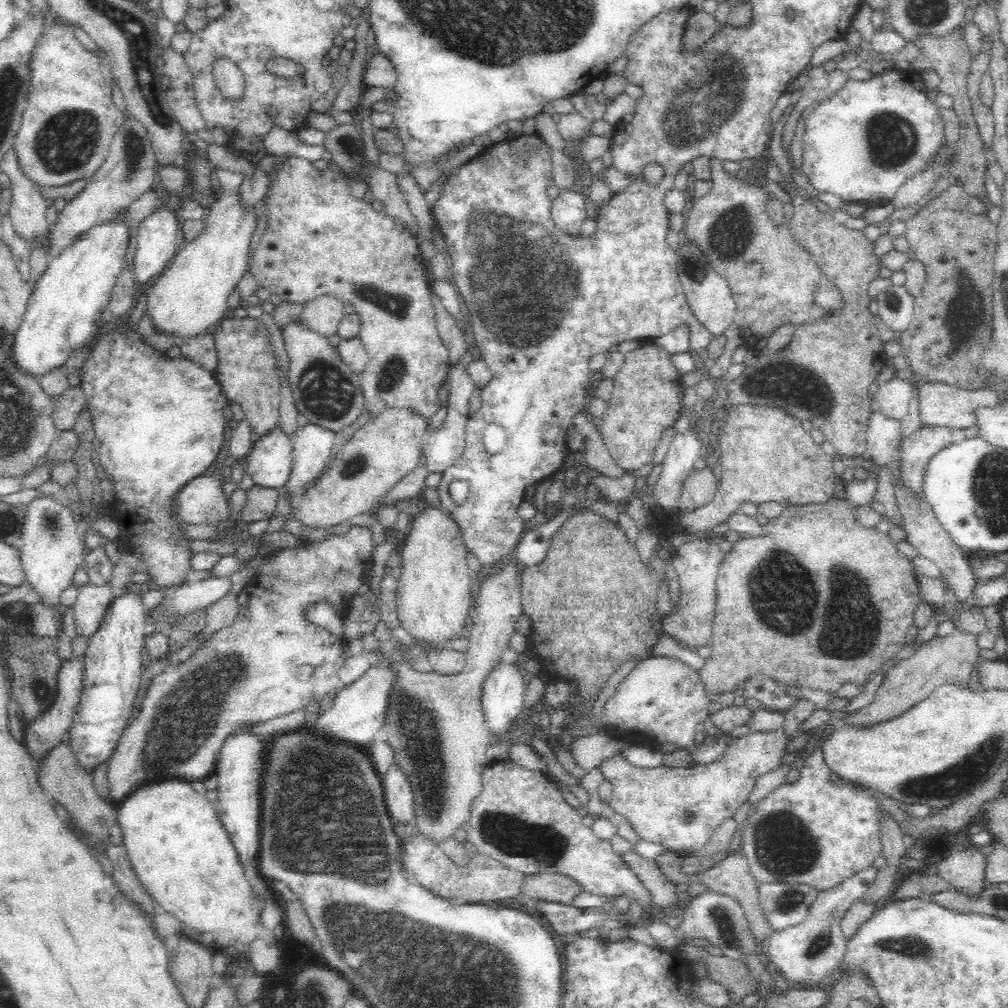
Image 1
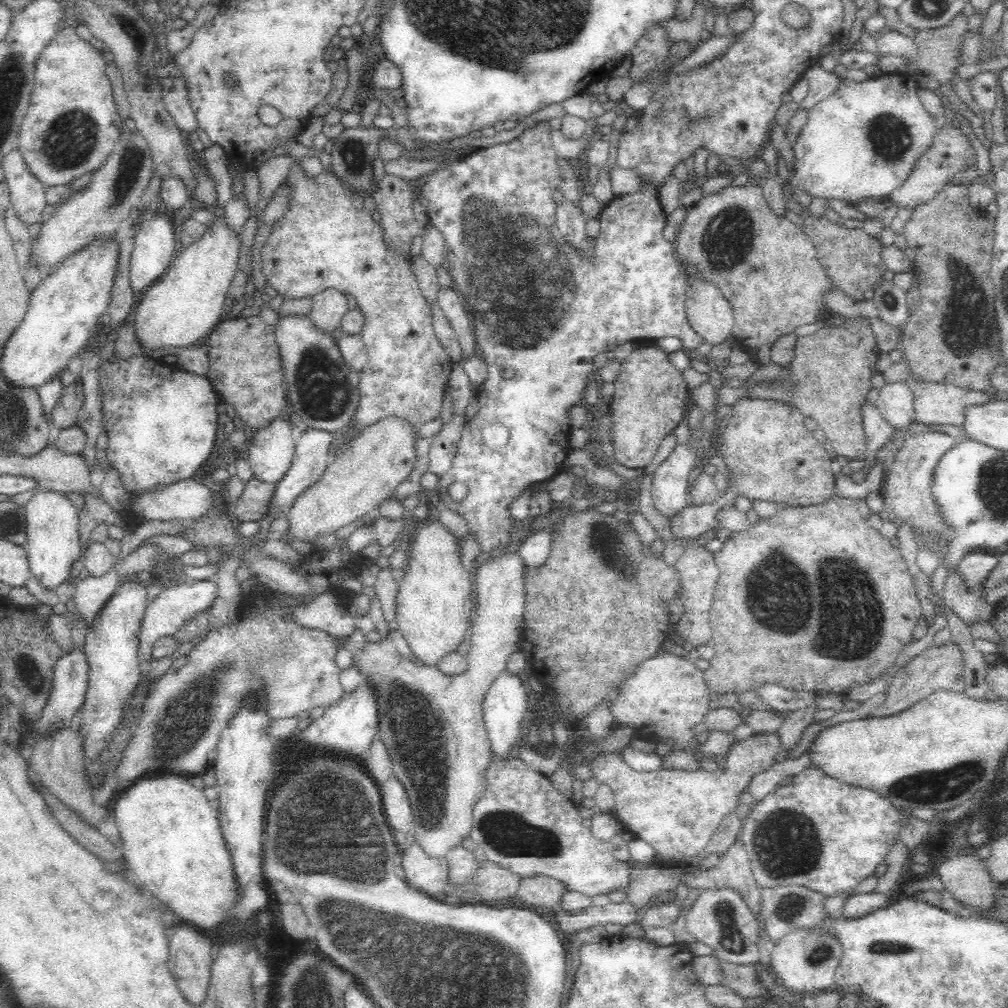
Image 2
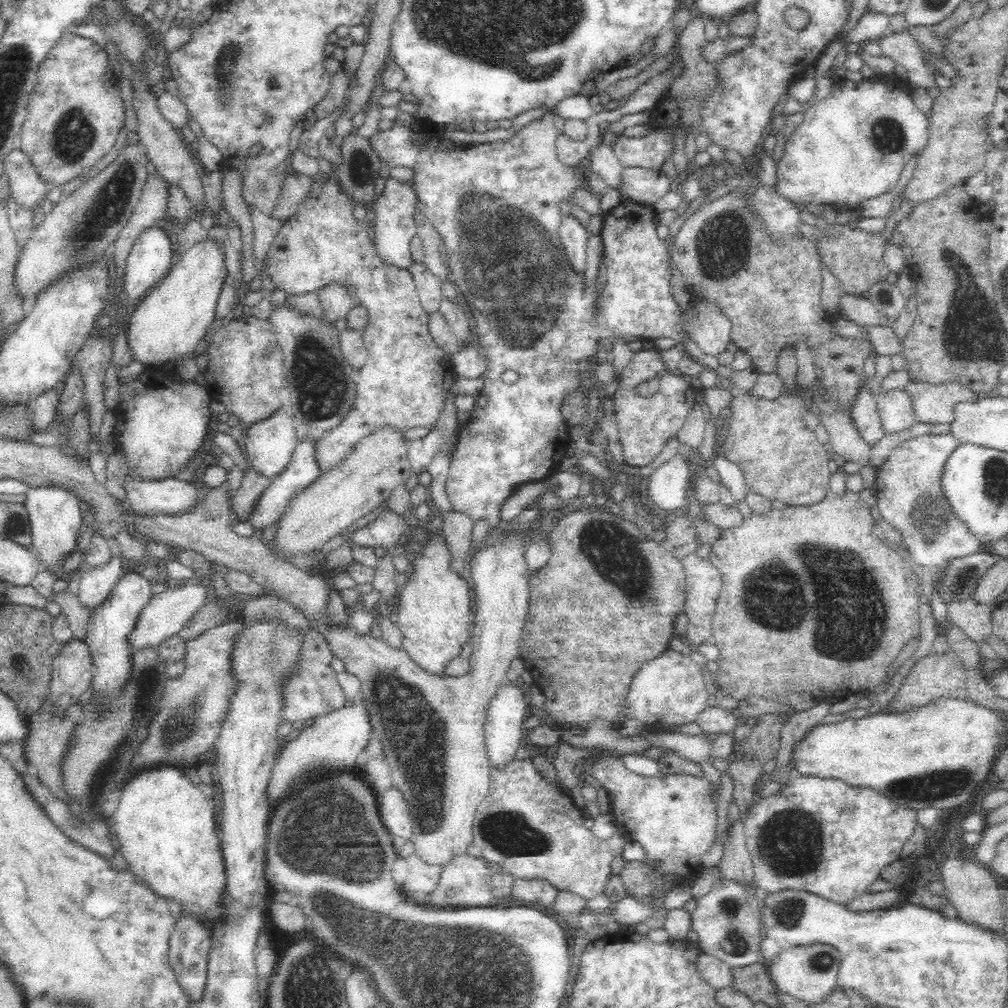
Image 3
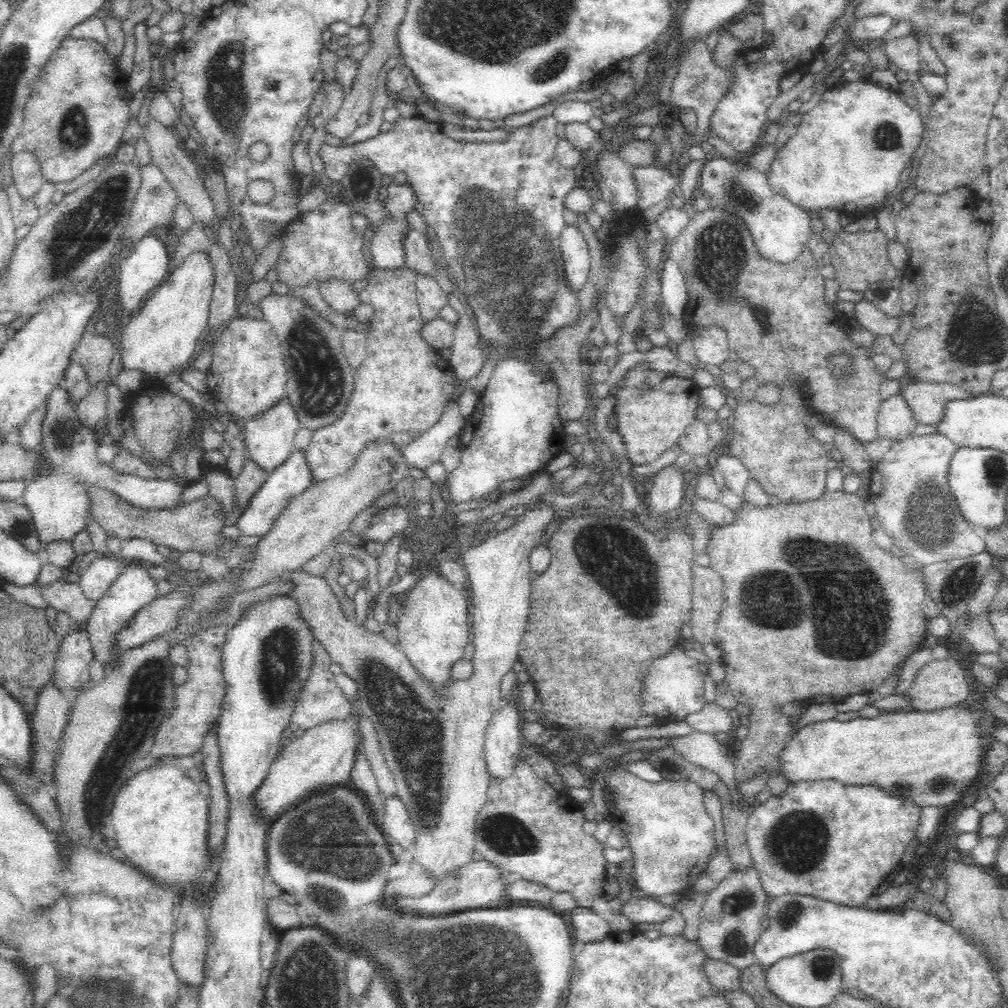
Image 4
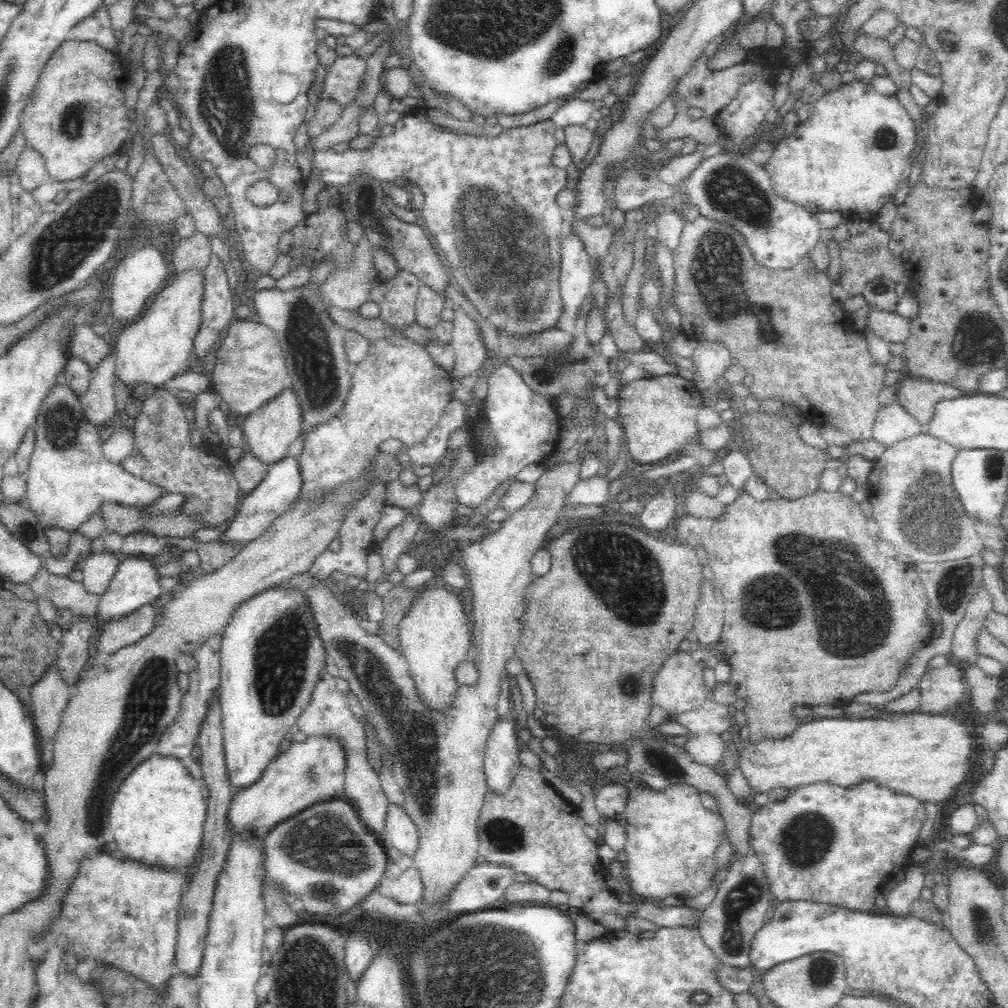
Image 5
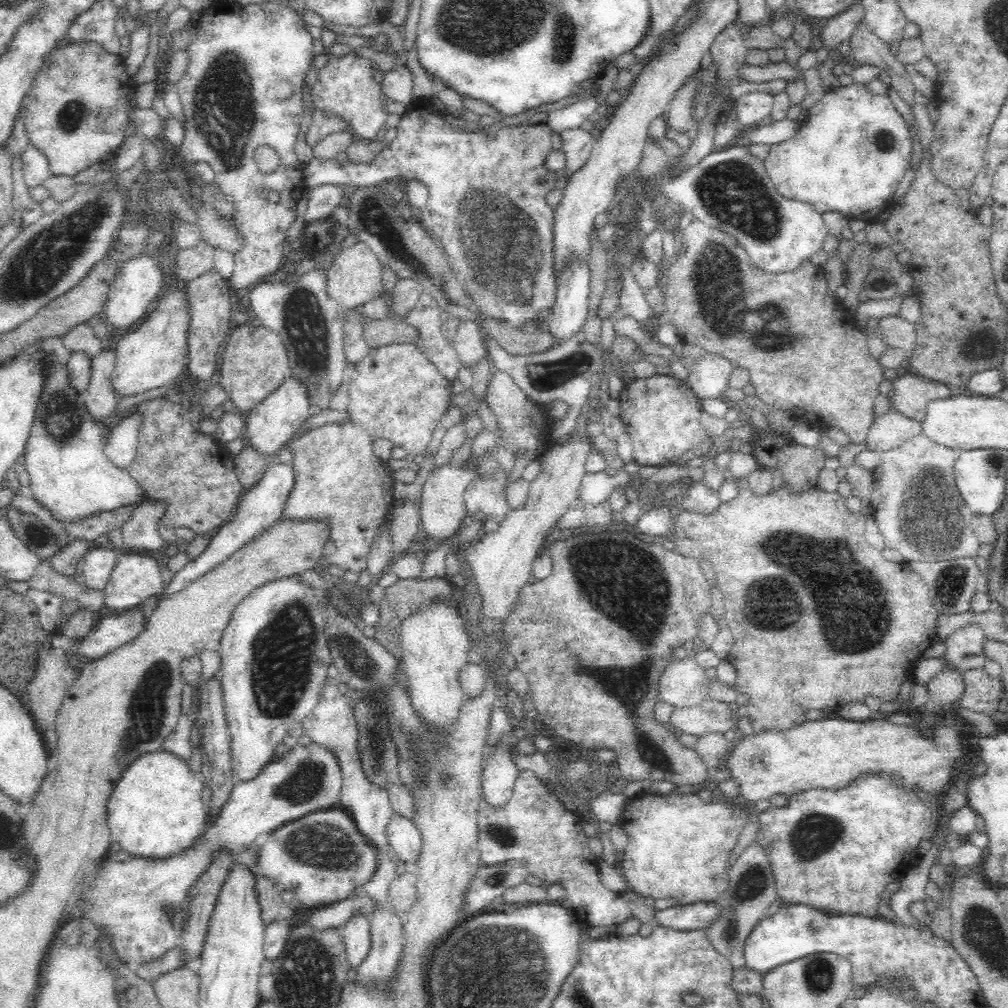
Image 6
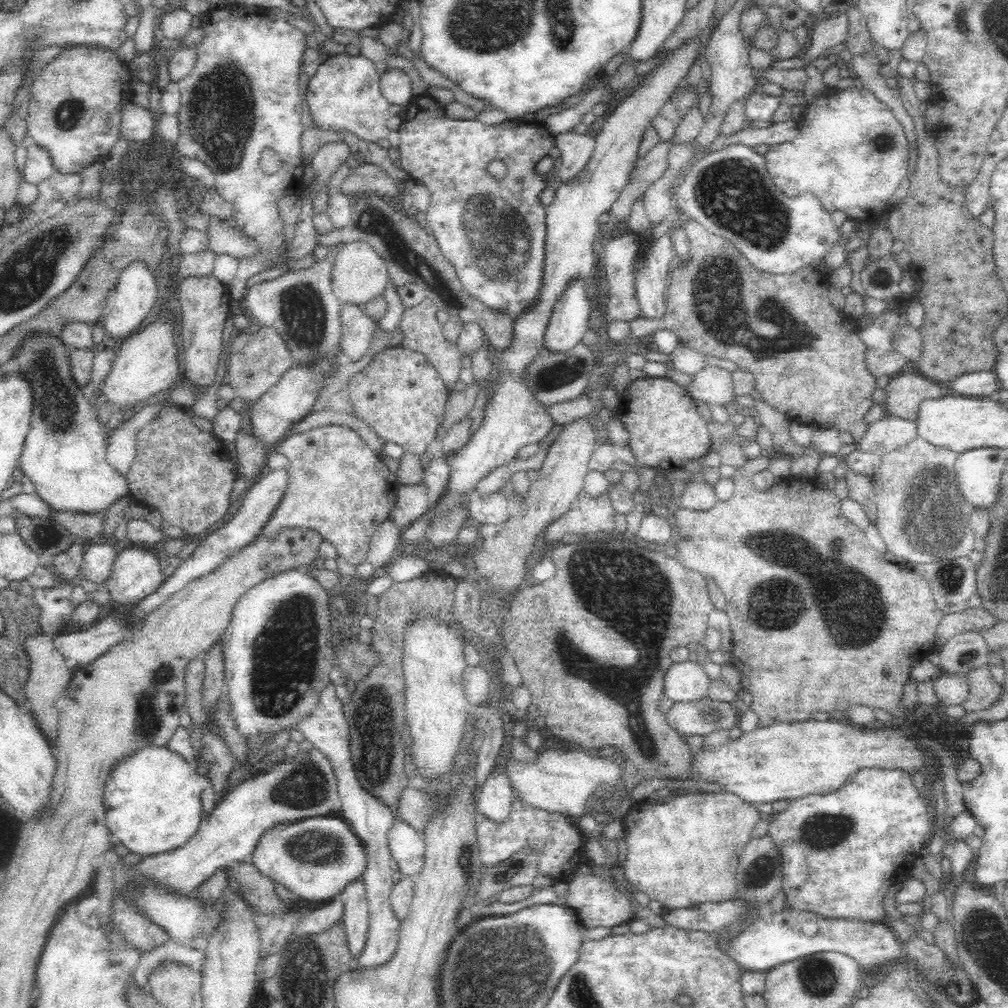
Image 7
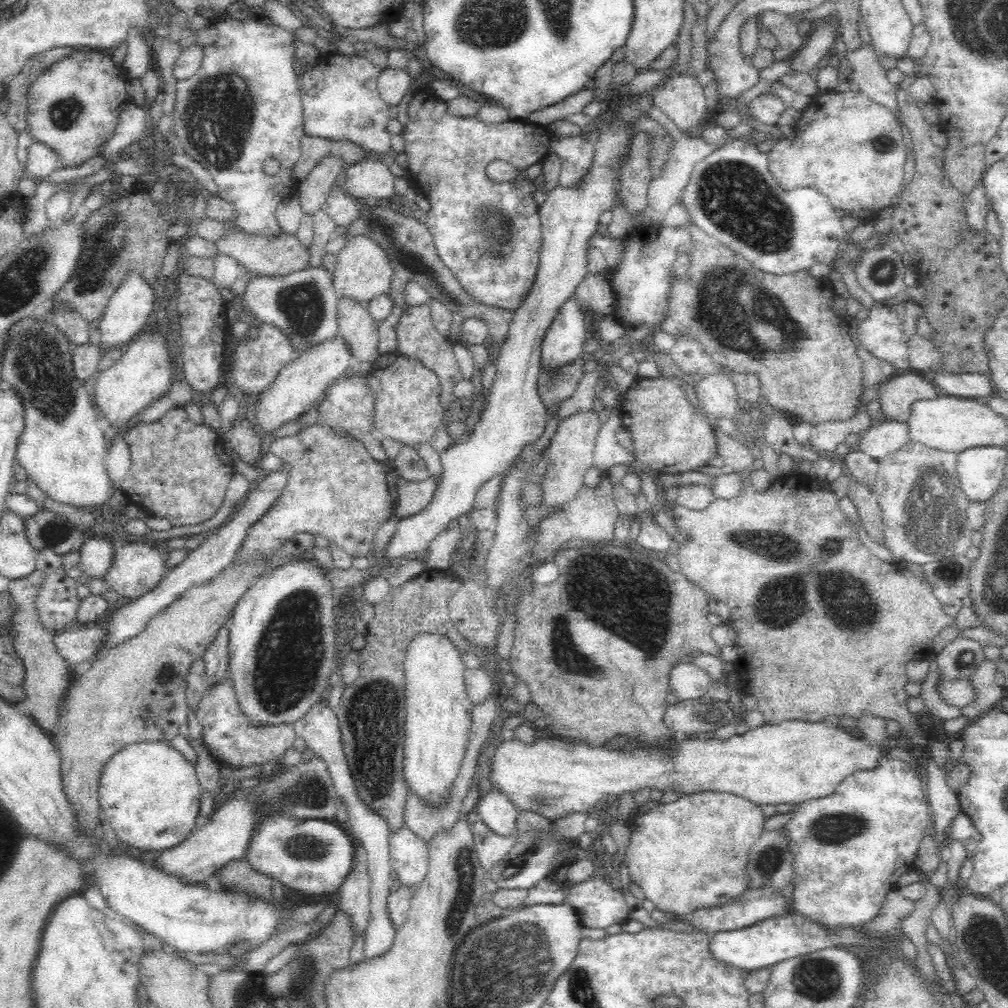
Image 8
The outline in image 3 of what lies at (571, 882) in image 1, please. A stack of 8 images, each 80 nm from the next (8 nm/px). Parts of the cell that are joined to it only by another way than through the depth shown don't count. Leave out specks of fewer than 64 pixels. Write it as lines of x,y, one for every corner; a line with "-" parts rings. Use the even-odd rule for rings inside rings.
516,879
511,898
520,898
536,908
550,908
561,890
548,879

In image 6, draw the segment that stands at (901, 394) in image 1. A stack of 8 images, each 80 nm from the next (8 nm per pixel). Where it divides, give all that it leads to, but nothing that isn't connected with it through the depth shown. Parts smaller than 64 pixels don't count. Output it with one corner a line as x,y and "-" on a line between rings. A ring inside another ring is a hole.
892,407
888,412
875,415
865,444
867,450
883,453
920,433
922,433
920,421
908,417

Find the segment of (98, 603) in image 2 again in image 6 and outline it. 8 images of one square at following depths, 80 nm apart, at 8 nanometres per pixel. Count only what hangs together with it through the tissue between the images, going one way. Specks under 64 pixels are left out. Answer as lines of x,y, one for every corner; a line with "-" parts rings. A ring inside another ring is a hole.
109,544
92,546
85,554
79,569
79,574
83,574
86,581
86,587
104,592
112,576
112,570
116,566
117,558
118,555

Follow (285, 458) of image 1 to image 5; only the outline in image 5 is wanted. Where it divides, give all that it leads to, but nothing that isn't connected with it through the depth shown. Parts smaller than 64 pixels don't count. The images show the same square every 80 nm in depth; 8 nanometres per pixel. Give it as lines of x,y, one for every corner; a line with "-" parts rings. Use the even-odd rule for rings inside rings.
290,388
284,390
284,393
281,393
262,408
249,414
242,426
244,426
245,449
252,453
254,458
260,459
260,462
269,467
288,455
290,444
296,437
301,436
301,431
305,429
296,397

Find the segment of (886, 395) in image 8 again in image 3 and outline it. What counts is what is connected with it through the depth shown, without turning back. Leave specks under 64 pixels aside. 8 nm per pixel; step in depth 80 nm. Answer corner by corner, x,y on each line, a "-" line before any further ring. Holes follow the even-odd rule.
911,380
904,390
912,397
916,422
924,422
924,424
950,425
956,420
957,405
962,402
976,402
983,396
957,383
927,383

